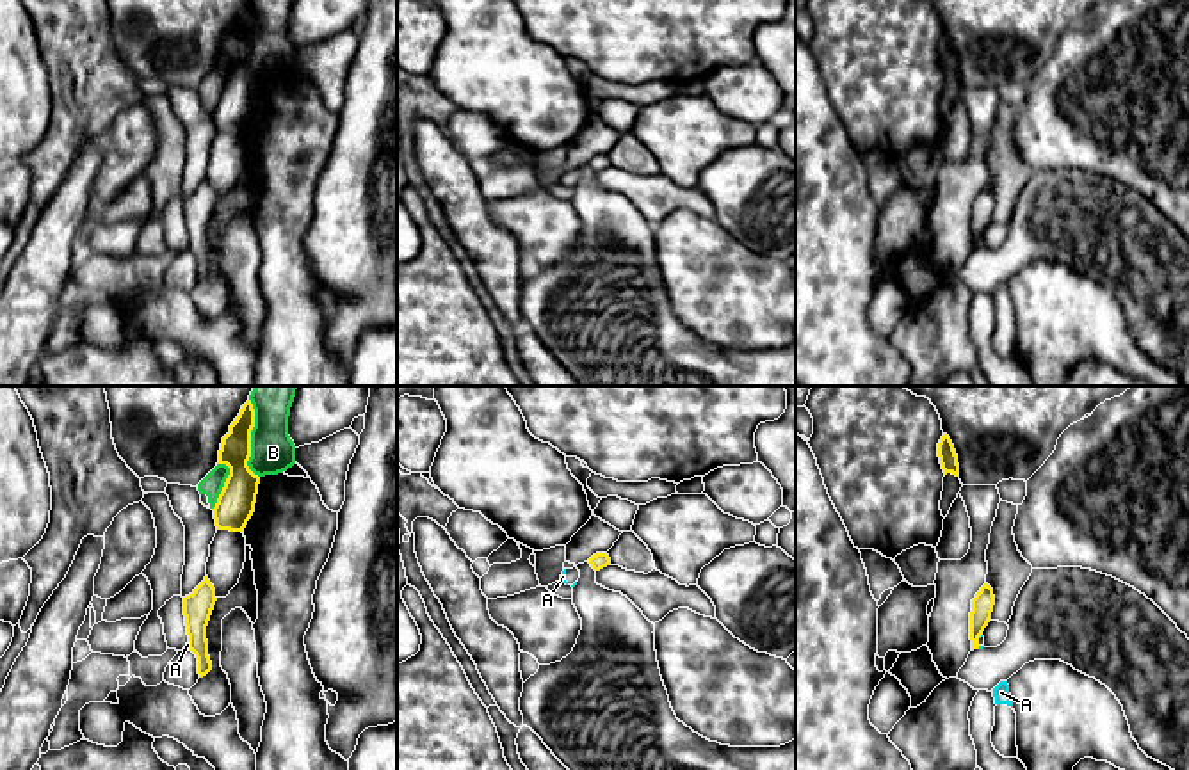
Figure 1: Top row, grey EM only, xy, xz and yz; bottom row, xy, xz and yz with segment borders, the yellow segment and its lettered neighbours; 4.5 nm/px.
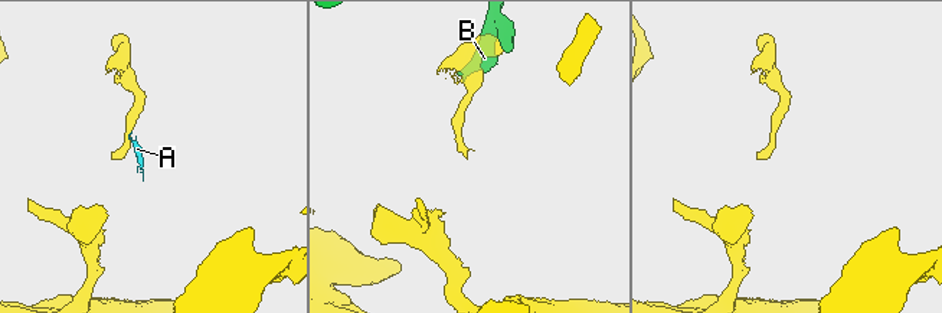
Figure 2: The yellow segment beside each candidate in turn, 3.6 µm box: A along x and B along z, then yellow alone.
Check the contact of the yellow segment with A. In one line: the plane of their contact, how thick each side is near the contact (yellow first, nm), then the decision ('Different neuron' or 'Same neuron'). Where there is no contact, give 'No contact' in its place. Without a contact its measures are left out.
Touches yellow in xy. Thickness 130 nm (yellow) against 20 nm. Different neuron

